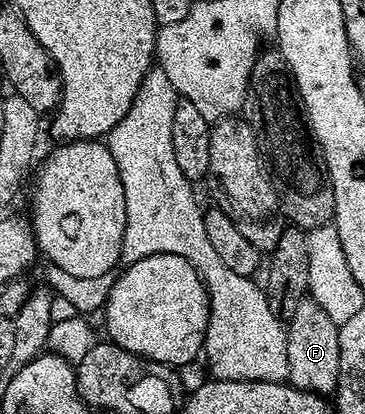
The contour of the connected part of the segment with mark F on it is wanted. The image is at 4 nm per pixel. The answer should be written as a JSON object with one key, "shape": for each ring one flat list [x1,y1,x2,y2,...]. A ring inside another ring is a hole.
{"shape":[[305,298,298,302,298,310,294,310,287,321,286,331,287,383,322,397,335,393,340,361,340,329,337,324,330,322,329,316,322,311,322,306,318,306,318,302]]}

